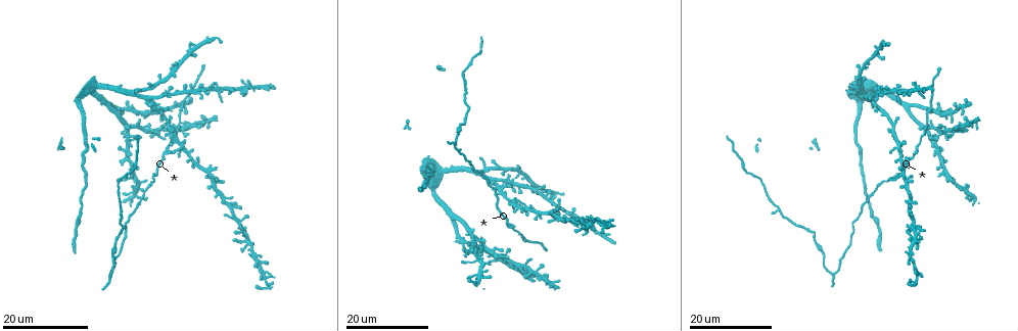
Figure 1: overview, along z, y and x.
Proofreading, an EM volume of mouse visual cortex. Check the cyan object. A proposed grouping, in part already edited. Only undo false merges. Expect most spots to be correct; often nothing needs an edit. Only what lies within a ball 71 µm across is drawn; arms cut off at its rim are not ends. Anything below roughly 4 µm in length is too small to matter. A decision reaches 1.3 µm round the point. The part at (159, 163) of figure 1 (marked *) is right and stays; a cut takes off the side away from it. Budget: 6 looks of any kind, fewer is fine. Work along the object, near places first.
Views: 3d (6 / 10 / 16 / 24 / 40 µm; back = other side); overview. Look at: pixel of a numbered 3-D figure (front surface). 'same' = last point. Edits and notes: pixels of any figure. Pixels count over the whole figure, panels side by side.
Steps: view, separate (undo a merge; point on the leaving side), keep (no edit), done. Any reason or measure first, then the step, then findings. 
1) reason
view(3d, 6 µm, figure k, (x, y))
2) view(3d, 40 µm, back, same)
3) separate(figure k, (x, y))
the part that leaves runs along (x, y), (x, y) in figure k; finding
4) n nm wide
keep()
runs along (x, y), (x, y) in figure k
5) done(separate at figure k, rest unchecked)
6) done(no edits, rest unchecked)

three arms meet
view(3d, 16 µm, figure 1, (168, 145))

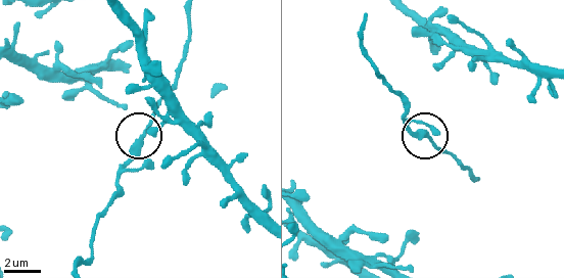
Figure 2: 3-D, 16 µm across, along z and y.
view(3d, 10 µm, figure 2, (139, 140))

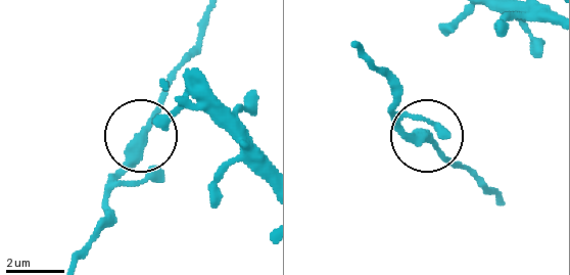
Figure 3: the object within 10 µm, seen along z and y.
view(3d, 10 µm, back, figure 3, (142, 134))

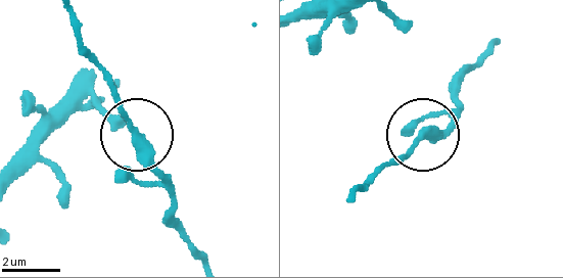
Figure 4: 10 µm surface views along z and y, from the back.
keep()
runs along (197, 255), (178, 228), (173, 191), (151, 147), (104, 76) in figure 4; all the same cell

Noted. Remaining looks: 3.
thick turns thin
view(3d, 24 µm, figure 1, (537, 242))

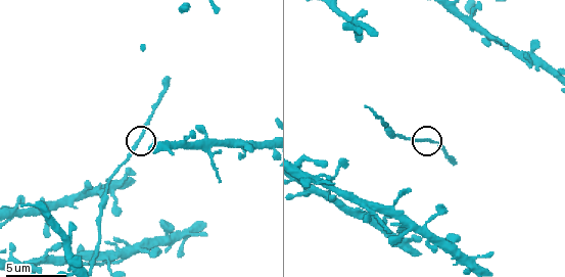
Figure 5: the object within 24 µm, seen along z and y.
zoom in
view(3d, 10 µm, figure 5, (140, 138))

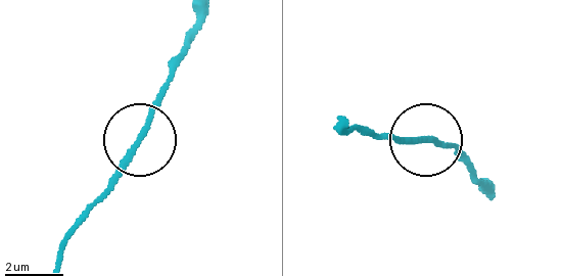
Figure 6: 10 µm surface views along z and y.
keep()
runs along (56, 261), (65, 232), (100, 195), (171, 81) in figure 6; continuous, no second cell

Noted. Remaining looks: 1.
done(no edits, rest unchecked)

